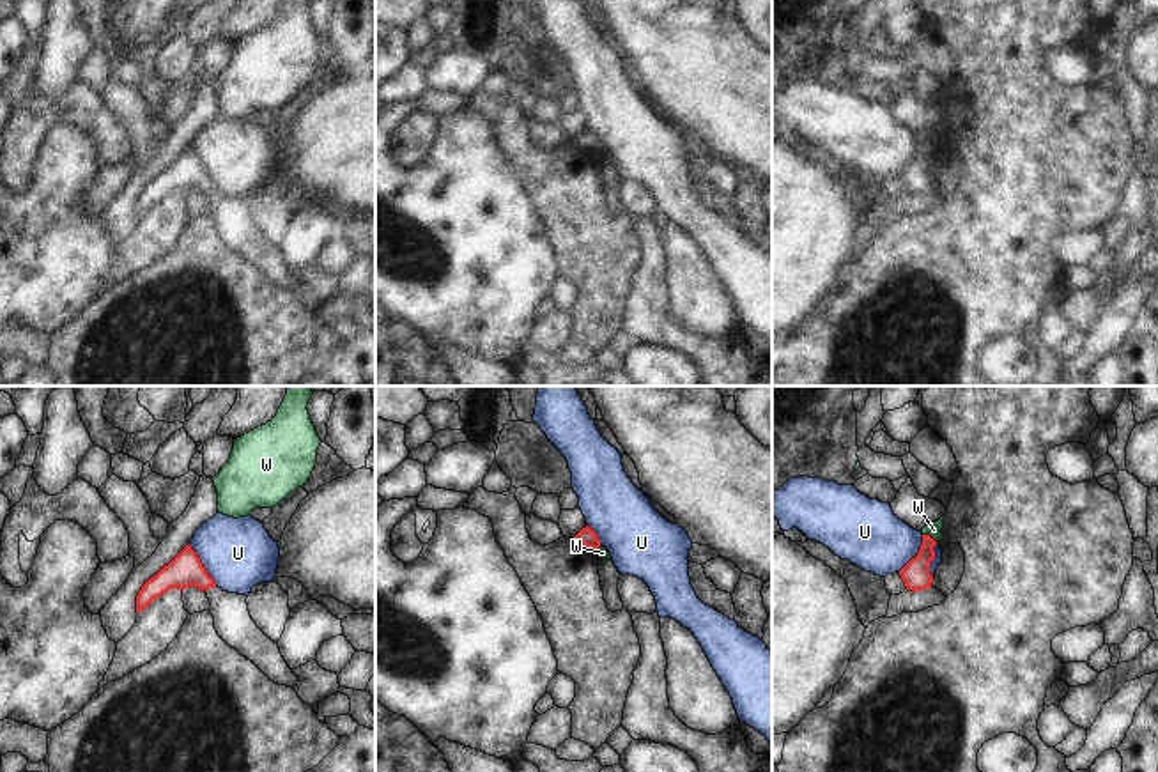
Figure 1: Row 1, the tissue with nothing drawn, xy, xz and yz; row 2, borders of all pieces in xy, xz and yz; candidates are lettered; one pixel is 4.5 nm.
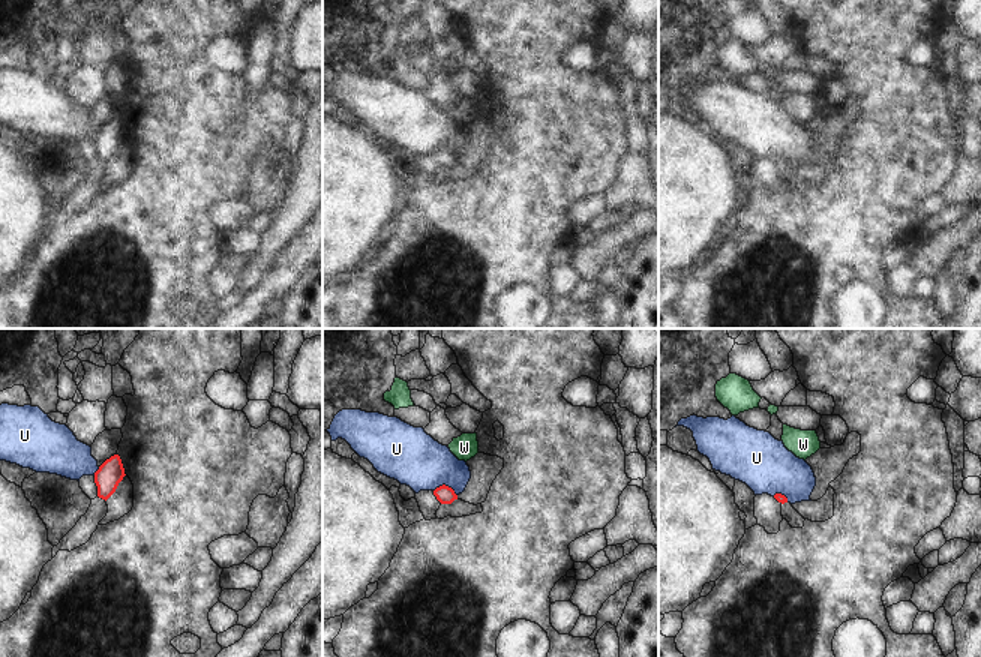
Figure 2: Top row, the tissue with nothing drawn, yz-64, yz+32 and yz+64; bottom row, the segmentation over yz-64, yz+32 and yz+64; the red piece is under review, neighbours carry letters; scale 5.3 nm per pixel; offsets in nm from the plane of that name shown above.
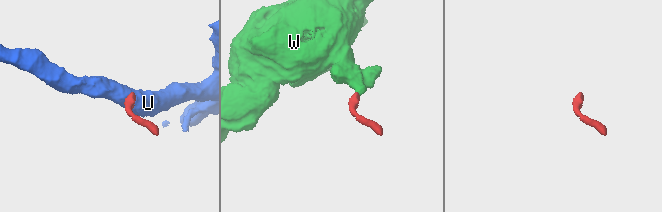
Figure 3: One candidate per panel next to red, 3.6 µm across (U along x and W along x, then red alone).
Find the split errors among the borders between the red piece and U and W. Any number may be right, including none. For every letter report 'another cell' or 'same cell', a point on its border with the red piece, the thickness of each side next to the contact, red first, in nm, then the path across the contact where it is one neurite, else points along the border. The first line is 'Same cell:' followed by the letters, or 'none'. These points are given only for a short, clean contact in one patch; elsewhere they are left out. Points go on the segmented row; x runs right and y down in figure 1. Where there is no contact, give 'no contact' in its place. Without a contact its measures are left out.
Same cell: none
U: another cell; meets red in xy at (202, 565); 150 nm thick on the red side, 320 nm on the other; border along xy (188, 544), (216, 585)
W: another cell; meets red in yz at (930, 537); 130 nm thick on the red side, 70 nm on the other; border along yz (923, 533), (935, 542)

